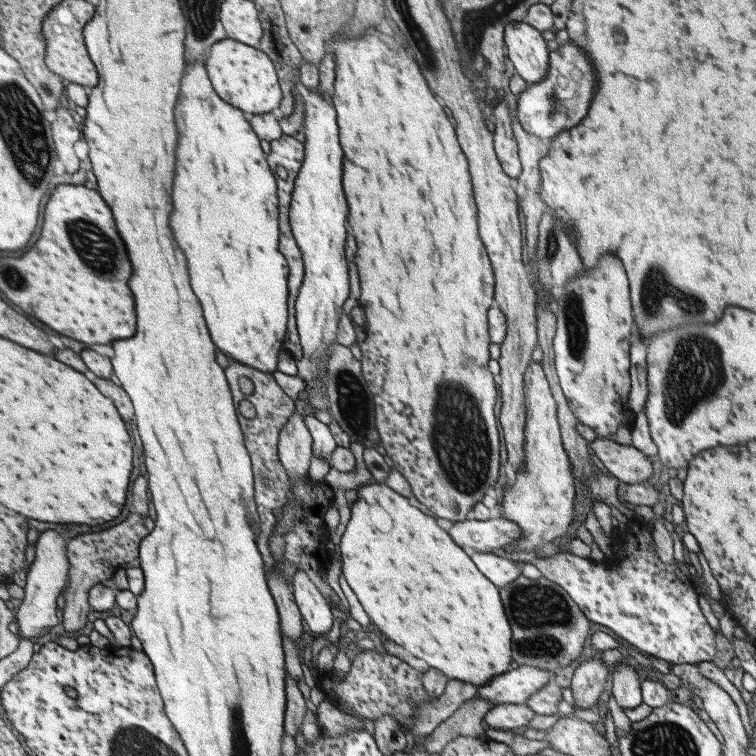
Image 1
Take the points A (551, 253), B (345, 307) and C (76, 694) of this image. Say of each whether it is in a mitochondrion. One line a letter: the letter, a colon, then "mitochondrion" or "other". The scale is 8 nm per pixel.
A: mitochondrion
B: other
C: other

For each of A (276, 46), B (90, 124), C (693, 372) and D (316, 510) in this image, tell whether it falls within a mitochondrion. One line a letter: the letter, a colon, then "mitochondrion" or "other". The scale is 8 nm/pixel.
A: other
B: other
C: mitochondrion
D: other

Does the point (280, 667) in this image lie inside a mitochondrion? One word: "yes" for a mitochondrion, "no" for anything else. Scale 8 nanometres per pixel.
no

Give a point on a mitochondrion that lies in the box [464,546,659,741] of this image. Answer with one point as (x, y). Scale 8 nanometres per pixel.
(540, 621)

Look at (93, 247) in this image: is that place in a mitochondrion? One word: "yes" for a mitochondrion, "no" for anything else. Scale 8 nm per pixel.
yes

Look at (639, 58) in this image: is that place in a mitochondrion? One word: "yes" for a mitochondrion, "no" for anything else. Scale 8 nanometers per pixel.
no

